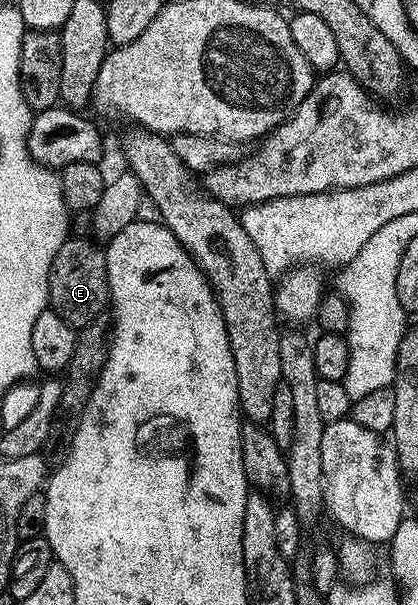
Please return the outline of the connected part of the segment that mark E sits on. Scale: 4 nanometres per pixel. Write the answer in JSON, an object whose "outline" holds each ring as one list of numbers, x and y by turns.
{"outline":[[76,236,68,239,54,256,48,275,48,301,54,311,67,324,81,328,97,319,107,307,111,292,108,288,108,268,103,249]]}

